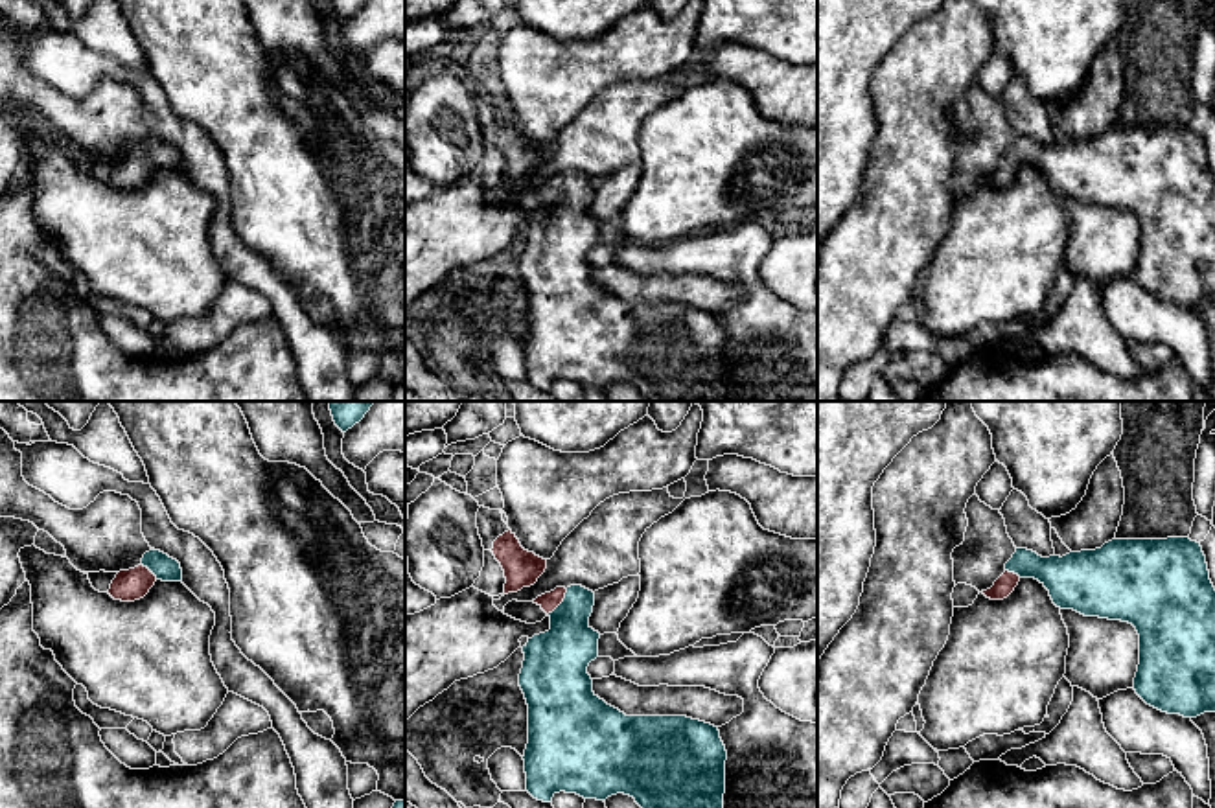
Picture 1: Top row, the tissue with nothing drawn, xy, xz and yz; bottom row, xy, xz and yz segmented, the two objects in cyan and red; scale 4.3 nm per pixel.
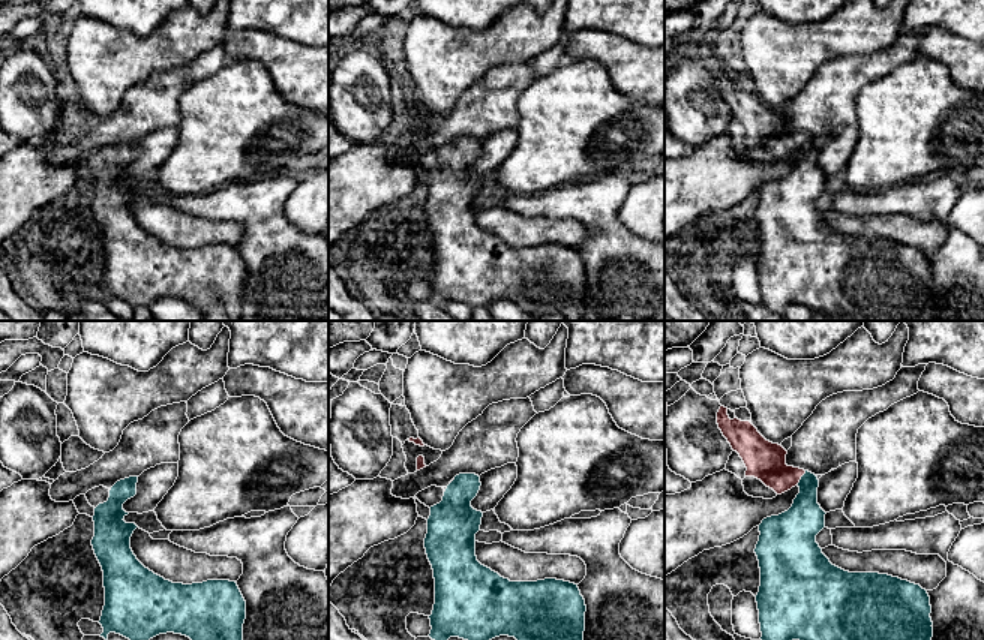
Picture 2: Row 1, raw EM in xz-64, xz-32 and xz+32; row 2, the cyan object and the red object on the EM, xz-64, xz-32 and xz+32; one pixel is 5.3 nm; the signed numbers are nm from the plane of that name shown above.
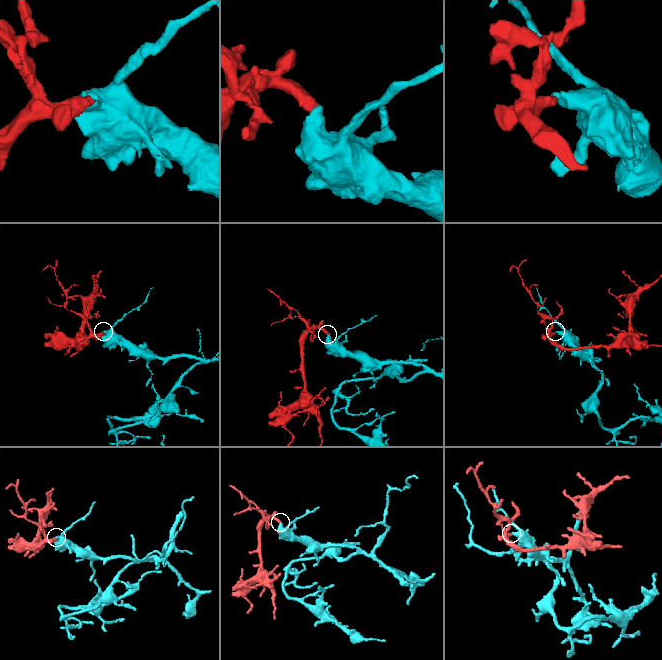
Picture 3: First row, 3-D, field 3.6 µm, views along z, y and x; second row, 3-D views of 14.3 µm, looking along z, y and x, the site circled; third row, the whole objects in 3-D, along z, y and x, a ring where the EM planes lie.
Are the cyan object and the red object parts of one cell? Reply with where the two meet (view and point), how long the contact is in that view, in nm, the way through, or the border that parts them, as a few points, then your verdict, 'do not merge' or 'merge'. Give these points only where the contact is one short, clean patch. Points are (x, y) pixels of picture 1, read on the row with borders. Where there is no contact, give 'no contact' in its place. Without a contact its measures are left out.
xz (562, 602) | 140 nm | across xz (556, 659), (562, 650), (562, 602), (549, 600) | merge

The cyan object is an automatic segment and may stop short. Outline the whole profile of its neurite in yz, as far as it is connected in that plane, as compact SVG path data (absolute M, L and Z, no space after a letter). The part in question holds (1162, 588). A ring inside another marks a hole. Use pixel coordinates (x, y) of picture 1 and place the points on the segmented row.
M1189 537L1112 539L1101 548L1062 558L1016 548L1005 572L981 593L990 600L1003 600L1022 578L1038 580L1060 609L1136 628L1140 664L1134 690L1147 705L1184 718L1215 712L1215 587L1200 543Z

